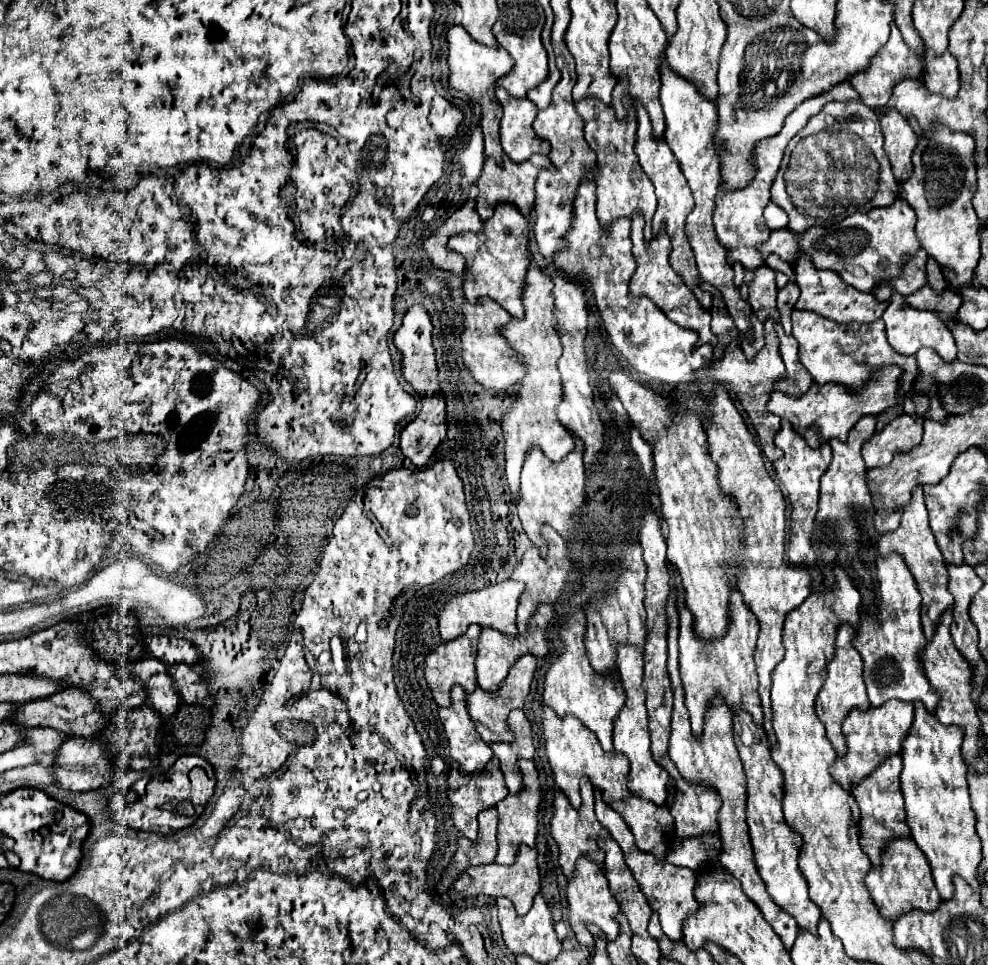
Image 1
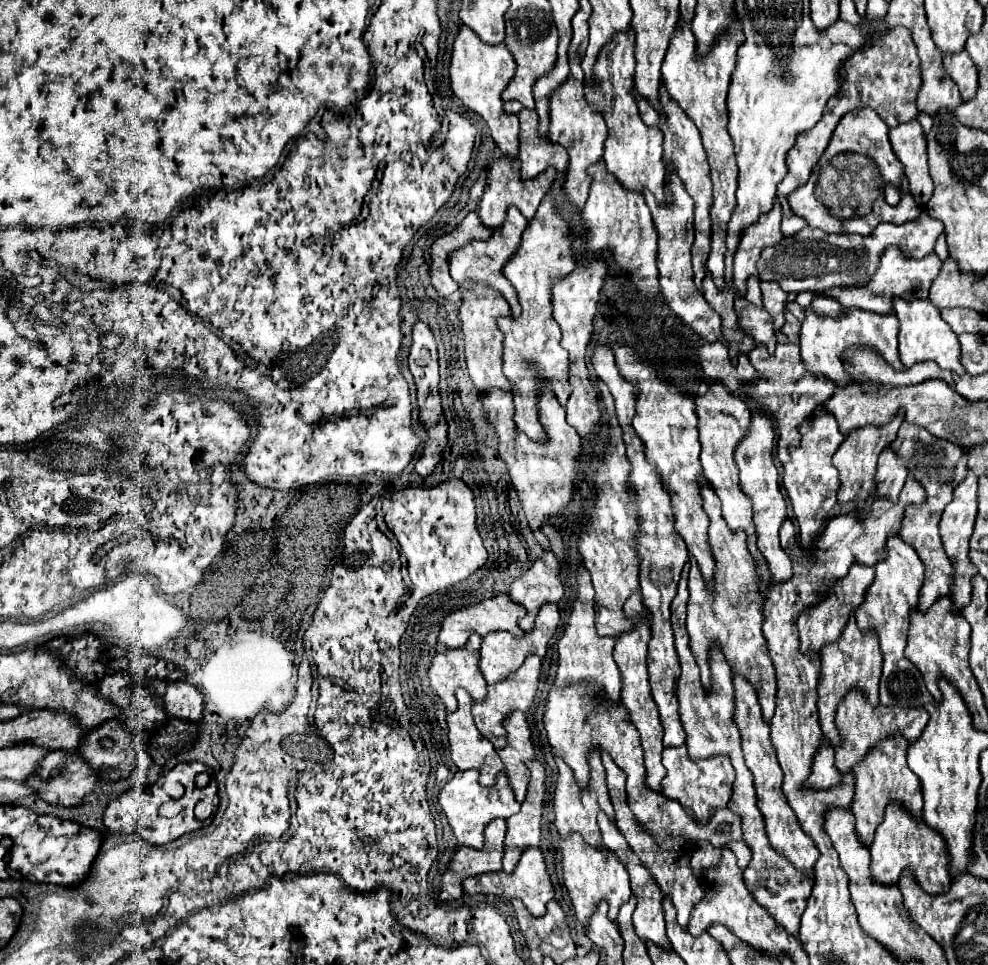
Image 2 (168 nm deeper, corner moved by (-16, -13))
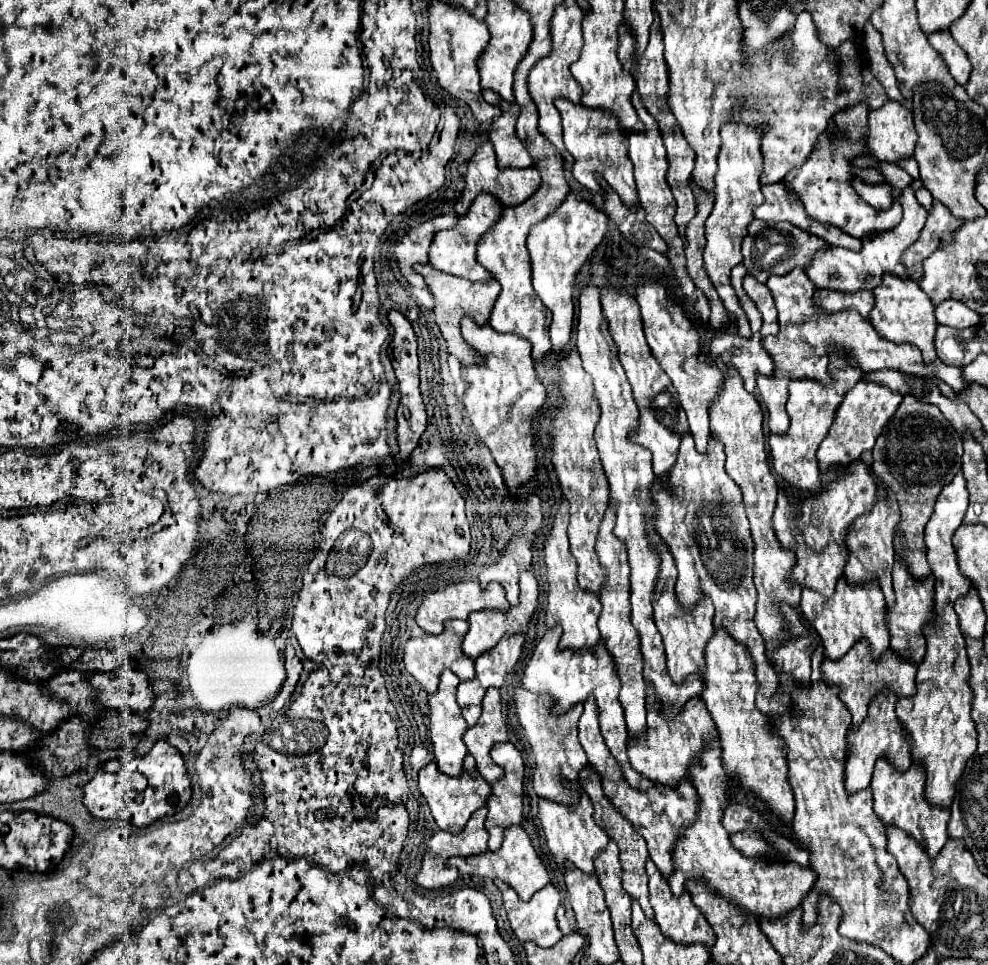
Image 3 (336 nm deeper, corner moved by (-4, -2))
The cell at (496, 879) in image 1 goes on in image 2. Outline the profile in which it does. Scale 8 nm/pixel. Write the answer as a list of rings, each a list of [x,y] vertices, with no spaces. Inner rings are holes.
[[[528,848],[524,850],[516,870],[512,874],[504,874],[504,872],[494,872],[494,874],[482,874],[482,876],[474,876],[474,878],[466,878],[462,882],[464,892],[474,896],[474,894],[494,894],[500,896],[504,900],[512,900],[512,898],[520,898],[524,902],[524,906],[528,908],[528,912],[532,916],[544,916],[546,912],[546,904],[554,898],[554,888],[544,864],[544,856],[540,852],[540,848]]]

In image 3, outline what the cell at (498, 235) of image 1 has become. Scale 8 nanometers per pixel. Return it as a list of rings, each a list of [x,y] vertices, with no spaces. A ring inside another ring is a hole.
[[[478,195],[472,201],[472,207],[468,209],[468,213],[458,217],[458,225],[454,229],[438,231],[434,235],[430,251],[428,251],[430,265],[438,271],[444,271],[448,275],[456,275],[468,281],[490,281],[492,275],[476,261],[476,245],[478,245],[478,239],[500,219],[500,211],[502,211],[502,203],[496,197]]]

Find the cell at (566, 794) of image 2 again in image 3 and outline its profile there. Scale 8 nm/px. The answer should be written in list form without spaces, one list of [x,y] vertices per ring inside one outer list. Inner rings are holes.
[[[524,687],[516,689],[514,695],[516,701],[516,715],[524,729],[524,735],[532,747],[532,753],[536,757],[536,773],[534,773],[534,791],[544,797],[552,799],[556,803],[576,803],[580,795],[576,791],[568,791],[562,785],[562,777],[576,781],[578,773],[588,765],[584,749],[578,741],[578,719],[582,715],[582,705],[568,709],[564,715],[552,715],[552,699],[540,699],[540,695],[532,695]]]

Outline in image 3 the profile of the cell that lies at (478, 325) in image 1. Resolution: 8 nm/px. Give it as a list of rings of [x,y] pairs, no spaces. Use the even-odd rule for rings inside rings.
[[[416,265],[412,269],[418,275],[424,277],[430,293],[434,295],[434,319],[436,319],[440,331],[442,331],[442,337],[448,343],[448,351],[452,355],[456,355],[460,359],[460,363],[464,363],[464,365],[480,363],[480,355],[470,345],[466,345],[462,335],[460,335],[460,319],[464,315],[472,315],[478,323],[486,323],[488,317],[490,317],[490,311],[492,311],[492,303],[496,301],[496,295],[500,293],[500,283],[496,283],[496,281],[472,283],[472,281],[466,281],[466,279],[460,279],[460,277],[436,271],[430,265]]]

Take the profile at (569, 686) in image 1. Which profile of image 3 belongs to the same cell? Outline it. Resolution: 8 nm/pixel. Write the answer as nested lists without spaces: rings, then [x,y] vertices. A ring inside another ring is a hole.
[[[562,499],[556,519],[552,523],[550,533],[544,541],[544,563],[546,563],[546,577],[548,577],[548,609],[546,609],[546,625],[560,625],[564,629],[560,639],[560,649],[582,649],[592,647],[600,639],[598,631],[598,615],[600,615],[600,601],[590,591],[578,587],[576,581],[576,559],[568,547],[568,501]]]

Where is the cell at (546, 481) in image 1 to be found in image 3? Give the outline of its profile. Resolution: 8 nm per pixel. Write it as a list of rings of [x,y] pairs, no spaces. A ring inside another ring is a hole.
[[[466,315],[460,327],[464,341],[482,357],[478,365],[462,365],[462,403],[476,435],[492,451],[502,469],[508,491],[516,495],[518,487],[536,475],[536,451],[530,431],[534,415],[546,403],[546,391],[536,377],[530,355],[532,345],[514,333],[498,333],[488,323],[478,325]]]

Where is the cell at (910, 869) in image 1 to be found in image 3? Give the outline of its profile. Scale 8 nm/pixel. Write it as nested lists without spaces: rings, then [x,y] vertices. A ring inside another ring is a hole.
[[[878,759],[876,771],[872,777],[872,793],[874,793],[874,811],[884,821],[884,825],[896,825],[910,833],[918,843],[926,845],[928,855],[936,855],[944,843],[948,841],[948,807],[932,807],[924,799],[924,767],[910,765],[910,771],[896,771],[888,759]]]

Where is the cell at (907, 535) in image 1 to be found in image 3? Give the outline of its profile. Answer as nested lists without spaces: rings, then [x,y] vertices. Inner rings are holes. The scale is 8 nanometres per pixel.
[[[906,395],[896,415],[884,425],[880,439],[872,449],[872,471],[880,477],[888,491],[896,495],[900,507],[900,521],[896,527],[896,551],[906,559],[912,575],[926,577],[932,573],[926,559],[924,527],[932,515],[936,497],[962,469],[962,439],[954,427],[944,419],[940,409]]]

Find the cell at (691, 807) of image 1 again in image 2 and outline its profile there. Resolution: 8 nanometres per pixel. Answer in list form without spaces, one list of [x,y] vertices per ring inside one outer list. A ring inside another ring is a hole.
[[[684,746],[680,748],[666,748],[662,752],[662,764],[666,768],[666,778],[662,780],[662,794],[666,798],[678,800],[684,808],[694,814],[698,824],[708,824],[710,816],[716,810],[728,806],[732,798],[732,784],[734,784],[734,768],[726,756],[716,756],[700,762],[692,762]]]

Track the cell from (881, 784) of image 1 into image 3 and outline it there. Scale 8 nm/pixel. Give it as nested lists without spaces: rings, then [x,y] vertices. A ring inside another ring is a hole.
[[[880,691],[878,699],[872,699],[872,707],[868,707],[868,717],[864,723],[852,731],[850,735],[850,755],[846,761],[846,789],[850,793],[862,791],[870,785],[874,765],[882,755],[888,755],[890,761],[896,765],[896,769],[906,771],[912,765],[912,755],[908,755],[908,735],[904,735],[904,727],[900,727],[896,719],[896,695],[892,691]]]

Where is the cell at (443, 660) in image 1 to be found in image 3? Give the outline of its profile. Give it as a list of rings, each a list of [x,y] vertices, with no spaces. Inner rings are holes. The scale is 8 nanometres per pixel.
[[[448,621],[444,623],[444,631],[440,635],[420,635],[414,639],[408,639],[404,645],[404,667],[406,671],[416,677],[416,681],[424,687],[424,691],[428,695],[434,695],[438,689],[438,677],[444,669],[450,669],[458,675],[460,681],[468,681],[474,679],[474,659],[468,659],[462,653],[462,639],[468,631],[468,623],[466,621]]]

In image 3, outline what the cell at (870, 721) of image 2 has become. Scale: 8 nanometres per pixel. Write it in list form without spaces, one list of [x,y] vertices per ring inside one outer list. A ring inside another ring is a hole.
[[[854,643],[852,651],[848,651],[848,655],[844,655],[844,659],[824,659],[820,665],[820,671],[828,685],[836,685],[840,689],[838,697],[852,713],[852,729],[864,721],[868,705],[870,705],[872,697],[878,693],[880,683],[892,687],[898,697],[916,693],[916,687],[914,687],[916,663],[912,663],[892,651],[884,651],[884,655],[880,655],[880,659],[872,659],[872,651],[868,651],[868,643]]]

